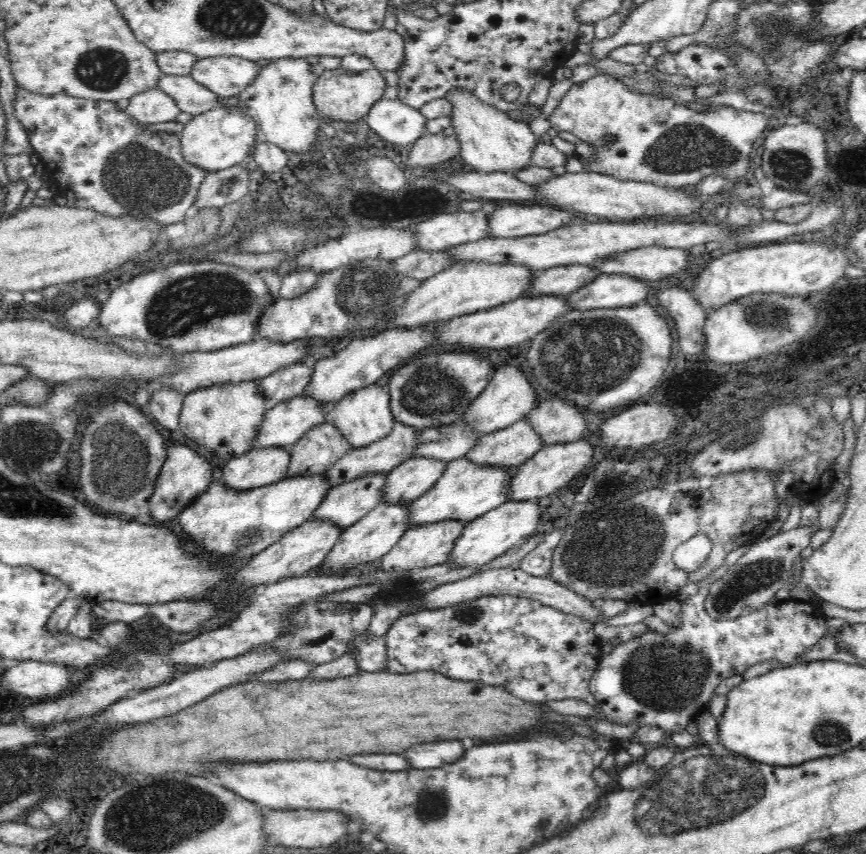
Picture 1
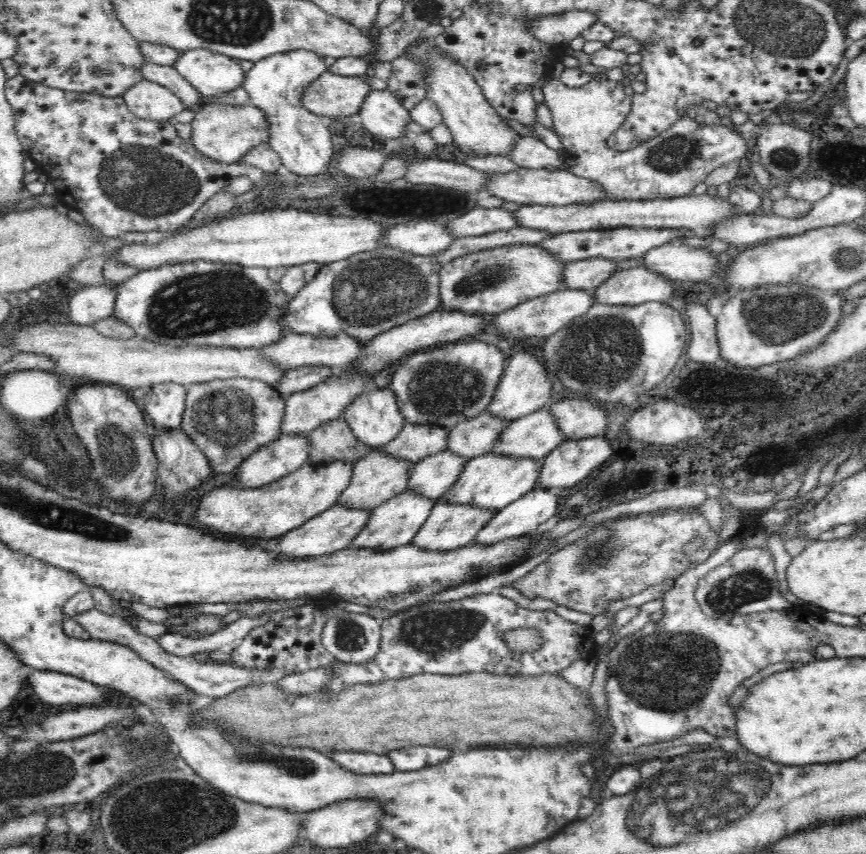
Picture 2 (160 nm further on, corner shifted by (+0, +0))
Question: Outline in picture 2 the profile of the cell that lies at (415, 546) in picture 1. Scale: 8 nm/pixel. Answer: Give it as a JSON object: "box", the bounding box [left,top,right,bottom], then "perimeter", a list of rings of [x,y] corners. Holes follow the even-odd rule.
{"box":[412,499,497,551],"perimeter":[[[444,499],[435,502],[430,517],[422,524],[412,543],[426,551],[453,551],[476,540],[476,536],[497,514],[488,508],[473,508],[462,504],[449,504]]]}

